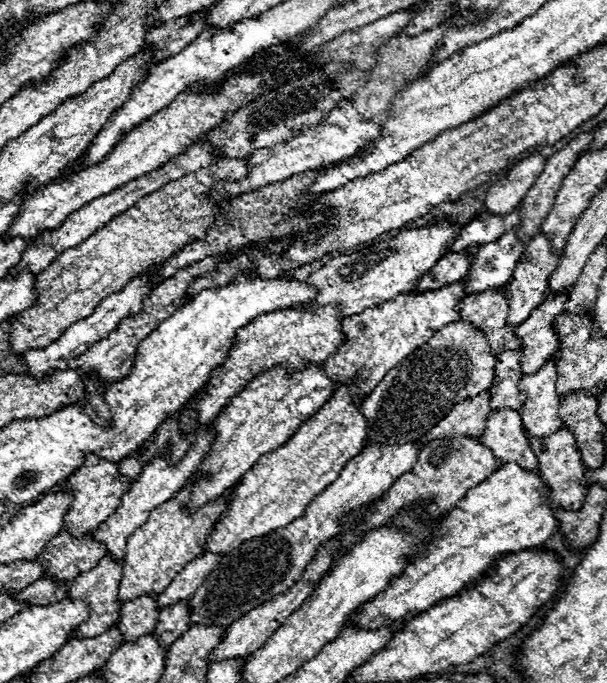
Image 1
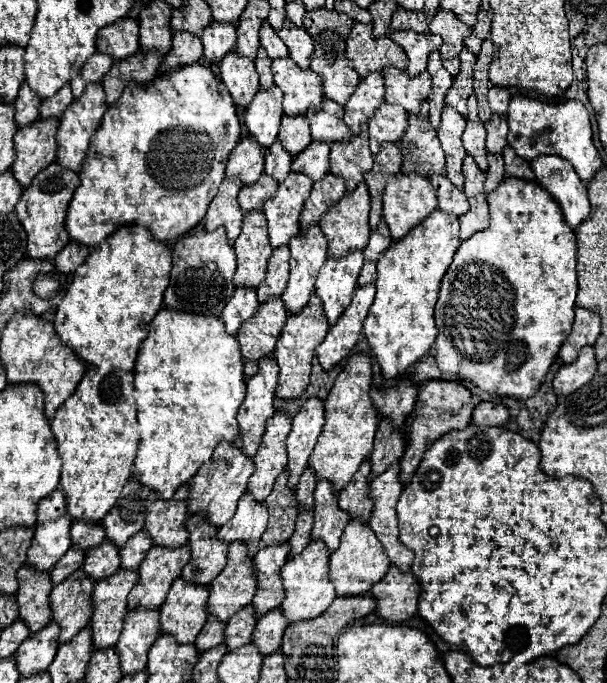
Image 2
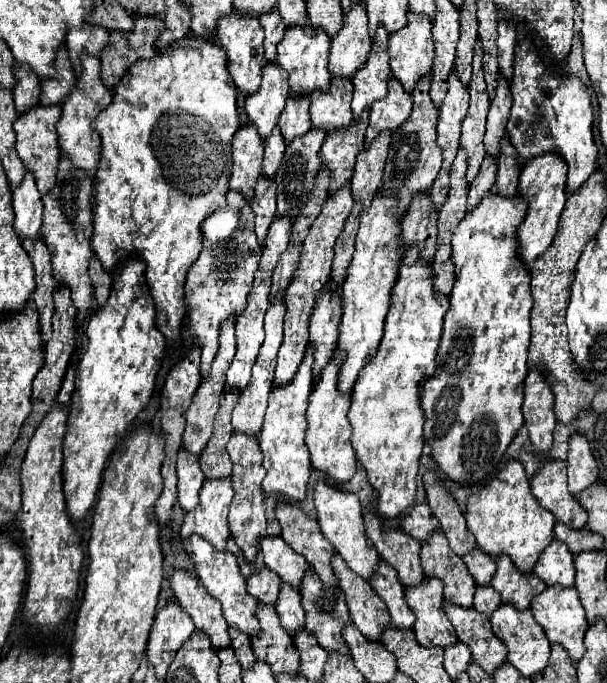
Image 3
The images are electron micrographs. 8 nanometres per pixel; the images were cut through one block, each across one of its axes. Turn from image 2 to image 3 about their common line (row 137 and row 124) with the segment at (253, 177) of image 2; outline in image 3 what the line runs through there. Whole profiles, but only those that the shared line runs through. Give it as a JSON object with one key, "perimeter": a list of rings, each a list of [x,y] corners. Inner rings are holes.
{"perimeter":[[[252,124],[240,128],[232,146],[232,176],[230,190],[242,192],[248,200],[254,196],[254,186],[262,176],[262,140]]]}

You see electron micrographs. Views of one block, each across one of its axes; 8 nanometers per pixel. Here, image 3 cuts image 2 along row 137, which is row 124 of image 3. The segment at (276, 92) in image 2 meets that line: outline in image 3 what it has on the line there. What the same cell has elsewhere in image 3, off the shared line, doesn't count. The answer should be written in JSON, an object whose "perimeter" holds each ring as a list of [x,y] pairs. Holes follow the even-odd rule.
{"perimeter":[[[266,64],[262,68],[262,84],[256,94],[246,98],[246,114],[258,128],[262,140],[266,140],[278,124],[282,108],[290,96],[288,74],[278,64]]]}

